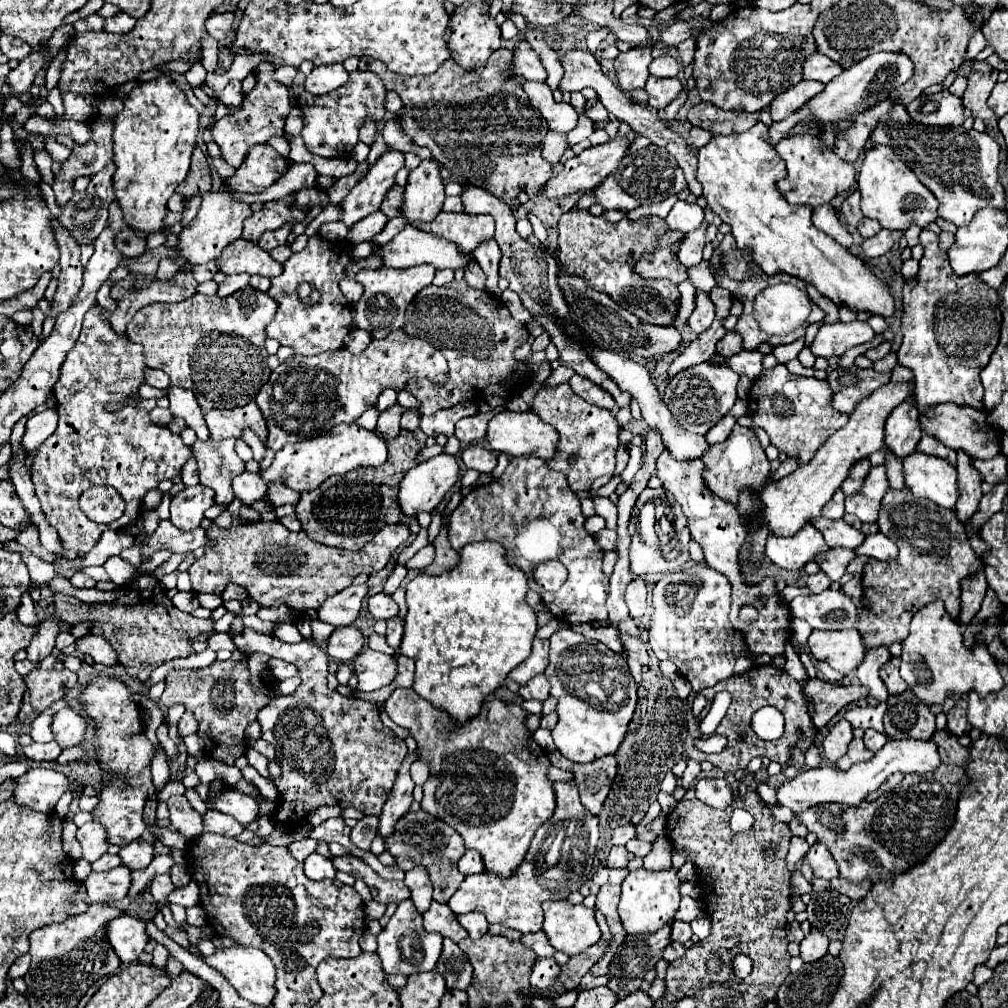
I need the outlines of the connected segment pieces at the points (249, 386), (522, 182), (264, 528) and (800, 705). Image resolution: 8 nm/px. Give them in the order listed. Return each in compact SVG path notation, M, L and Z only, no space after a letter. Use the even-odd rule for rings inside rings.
M246 287L228 297L206 297L194 295L182 303L150 303L138 309L134 319L128 323L128 339L144 347L144 361L148 367L162 369L170 375L170 383L182 389L190 389L202 413L210 409L234 409L248 405L256 399L256 393L268 381L268 353L264 347L266 325L276 313L276 301L262 291Z
M500 47L484 67L474 71L460 69L452 57L446 59L438 71L420 77L388 73L388 69L372 57L360 57L358 69L374 71L388 91L398 91L404 103L404 131L416 145L428 147L434 159L448 171L476 187L496 193L502 201L512 201L522 191L534 199L564 167L560 163L552 165L540 157L540 145L548 133L548 123L540 117L538 109L530 107L522 89L524 77L506 77L510 65L512 51ZM472 103L474 117L468 117L466 109L460 113L458 107L470 107Z
M260 521L230 527L228 531L212 525L208 529L208 537L211 545L204 546L204 555L194 559L188 567L194 593L210 591L221 595L224 585L234 581L244 587L260 607L272 607L276 601L282 601L288 605L292 615L300 615L304 609L316 611L326 601L328 587L348 587L356 575L382 569L392 551L410 537L410 529L406 523L384 525L360 551L326 547L308 539L304 531L288 531L280 521Z
M756 665L756 667L748 669L746 673L742 673L740 677L730 677L728 681L722 681L718 687L732 693L732 705L716 729L718 735L724 735L728 739L728 745L724 747L722 753L714 753L714 755L700 751L700 761L710 761L714 767L722 769L724 773L734 773L736 769L744 769L752 757L764 757L764 755L772 761L778 761L780 765L788 765L788 763L792 763L792 749L808 751L812 741L816 743L818 731L810 719L808 705L802 695L802 687L784 669L776 669L772 665ZM764 705L774 705L778 711L782 711L782 715L786 719L786 731L778 741L764 741L764 739L756 737L750 727L752 713ZM796 729L804 731L804 739L796 737Z

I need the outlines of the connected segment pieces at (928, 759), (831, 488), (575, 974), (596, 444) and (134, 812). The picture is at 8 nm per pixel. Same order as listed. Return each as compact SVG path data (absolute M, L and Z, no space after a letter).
M888 741L872 761L856 763L848 771L818 767L798 773L794 779L786 781L776 789L776 803L790 807L794 813L800 813L818 803L844 803L860 805L870 793L874 793L892 773L928 773L940 765L938 745L934 741Z
M886 383L880 389L876 389L868 399L860 401L856 411L850 415L850 421L844 429L834 433L816 453L816 459L812 459L808 465L798 467L790 477L784 477L772 485L768 485L760 493L760 509L754 517L744 519L746 529L760 529L766 527L770 535L776 537L792 537L796 535L804 525L808 525L814 517L820 517L820 509L826 505L826 501L832 497L832 493L842 485L842 481L848 477L854 463L860 459L868 459L874 451L880 451L884 447L884 425L888 415L894 407L904 403L912 397L914 385L912 383Z
M594 909L594 913L596 913L596 921L598 921L598 925L600 925L600 929L602 929L602 937L600 937L600 941L596 943L596 945L592 945L592 947L588 947L584 953L580 953L580 955L574 955L574 957L570 957L570 961L566 963L566 965L562 965L562 973L560 973L560 977L558 977L558 981L564 985L564 987L578 987L580 985L580 979L590 971L590 967L602 957L602 953L604 953L604 947L606 947L606 943L610 941L610 931L608 931L608 925L606 925L606 917L598 911L598 909Z
M562 383L556 387L542 385L534 399L532 411L538 413L542 421L546 421L558 429L560 451L564 449L564 455L556 457L556 461L546 461L546 463L548 463L548 467L562 471L566 475L572 491L588 491L596 477L600 477L600 475L612 477L614 475L620 427L618 427L612 411L606 411L606 409L586 403L582 397L578 397L570 389L568 383Z
M96 677L82 691L80 701L88 705L86 713L96 721L98 761L104 767L104 779L106 779L106 787L100 793L100 805L98 809L94 809L92 815L94 821L102 823L108 829L108 843L124 847L130 841L138 839L146 829L142 819L142 809L148 797L154 795L154 785L150 775L150 761L154 747L144 735L132 737L134 733L140 731L140 711L136 709L132 693L122 681L112 677Z

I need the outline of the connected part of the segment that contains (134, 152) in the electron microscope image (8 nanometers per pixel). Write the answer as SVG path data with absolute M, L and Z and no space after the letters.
M158 77L136 87L124 101L124 109L116 117L114 125L114 163L118 165L114 173L114 193L122 209L124 223L142 235L152 235L164 229L164 217L168 213L168 199L176 187L184 181L190 169L190 157L196 147L198 135L198 111L186 101L184 91L170 77Z

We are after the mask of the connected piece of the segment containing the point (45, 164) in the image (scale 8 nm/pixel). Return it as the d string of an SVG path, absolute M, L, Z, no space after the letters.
M37 151L34 154L34 161L37 169L41 174L42 180L50 185L53 184L54 175L51 171L52 158L49 153L44 151Z

